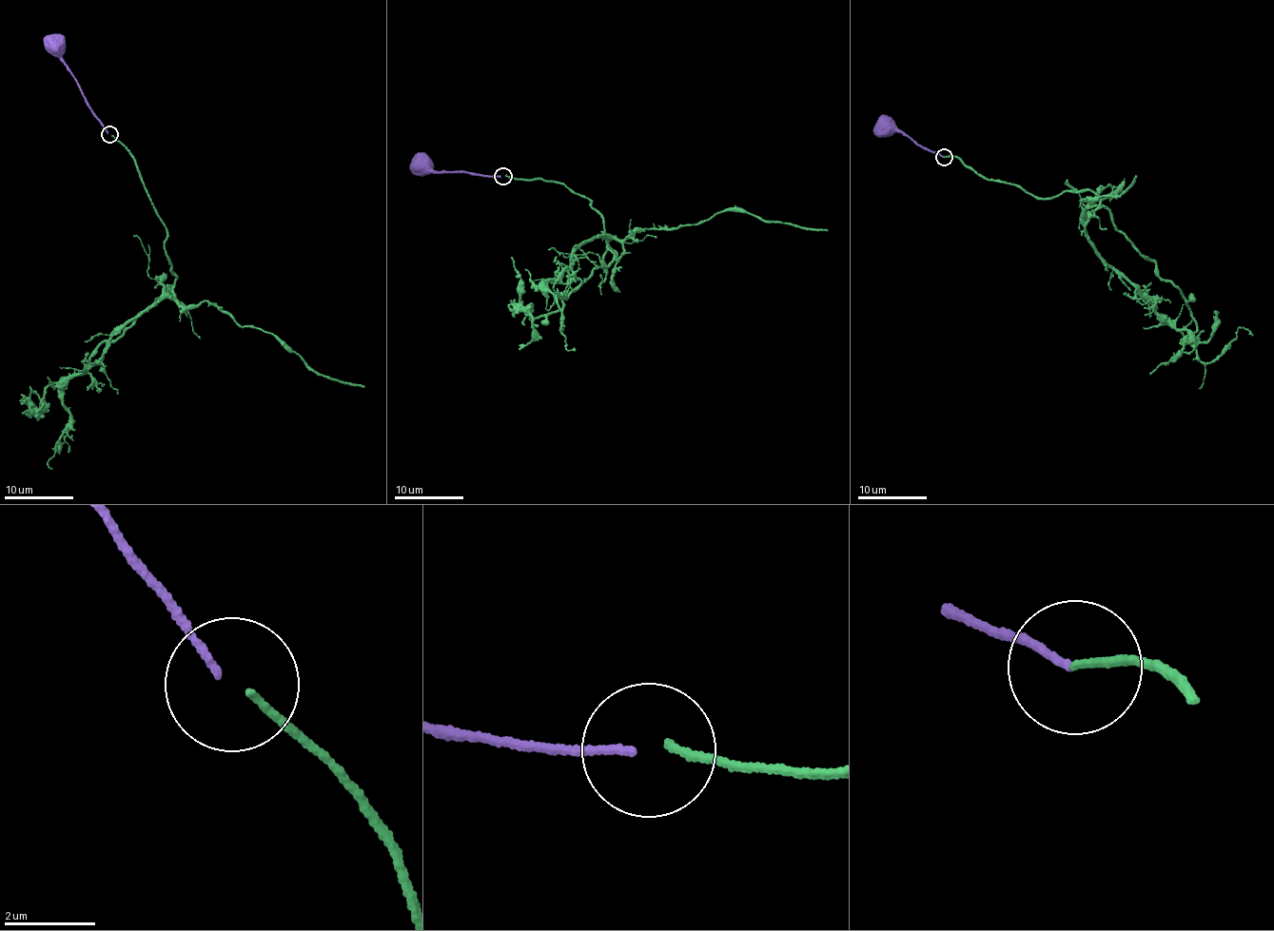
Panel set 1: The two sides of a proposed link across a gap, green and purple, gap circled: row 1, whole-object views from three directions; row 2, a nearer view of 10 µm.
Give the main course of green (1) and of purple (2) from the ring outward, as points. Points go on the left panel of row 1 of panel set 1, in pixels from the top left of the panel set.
1: (112, 135), (166, 231), (176, 277), (67, 382), (68, 429), (53, 450), (65, 436), (67, 451)
2: (107, 133), (62, 58), (52, 54), (48, 36)

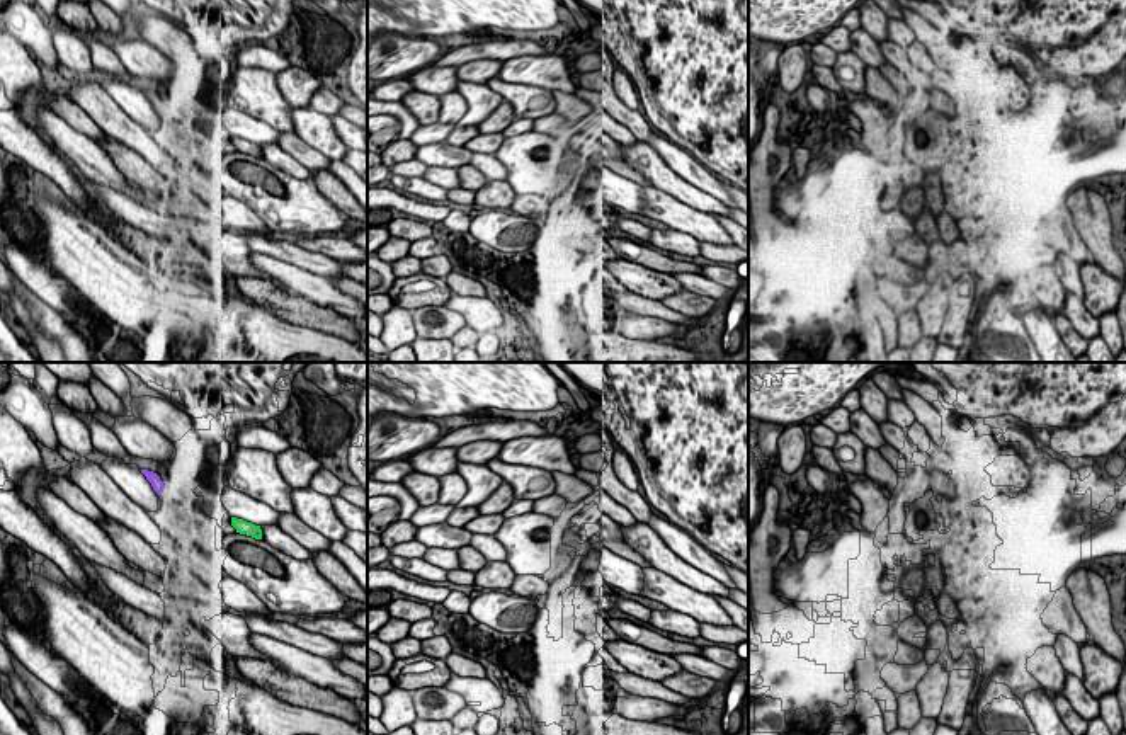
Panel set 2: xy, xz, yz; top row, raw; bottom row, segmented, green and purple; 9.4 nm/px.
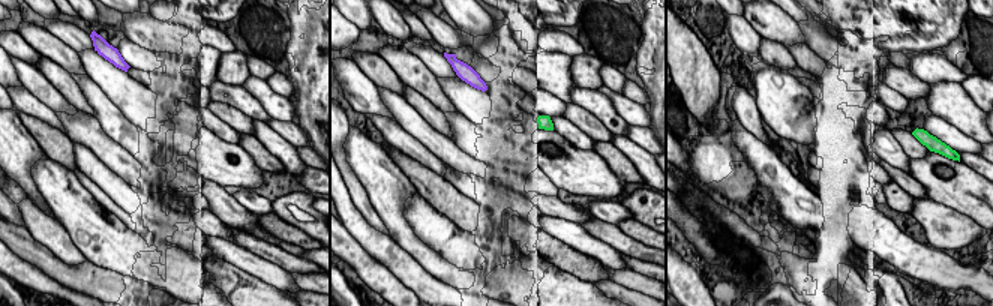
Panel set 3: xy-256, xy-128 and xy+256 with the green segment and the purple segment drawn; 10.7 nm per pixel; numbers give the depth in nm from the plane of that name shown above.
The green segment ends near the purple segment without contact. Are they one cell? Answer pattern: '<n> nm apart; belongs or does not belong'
700 nm apart; does not belong

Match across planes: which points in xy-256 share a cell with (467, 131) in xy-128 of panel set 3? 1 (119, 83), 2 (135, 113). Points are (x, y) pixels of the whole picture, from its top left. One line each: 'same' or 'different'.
1: different
2: different

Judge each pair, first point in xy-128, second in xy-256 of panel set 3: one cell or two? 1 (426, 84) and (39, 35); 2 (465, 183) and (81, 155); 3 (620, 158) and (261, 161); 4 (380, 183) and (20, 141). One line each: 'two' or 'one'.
1: one
2: two
3: one
4: one

